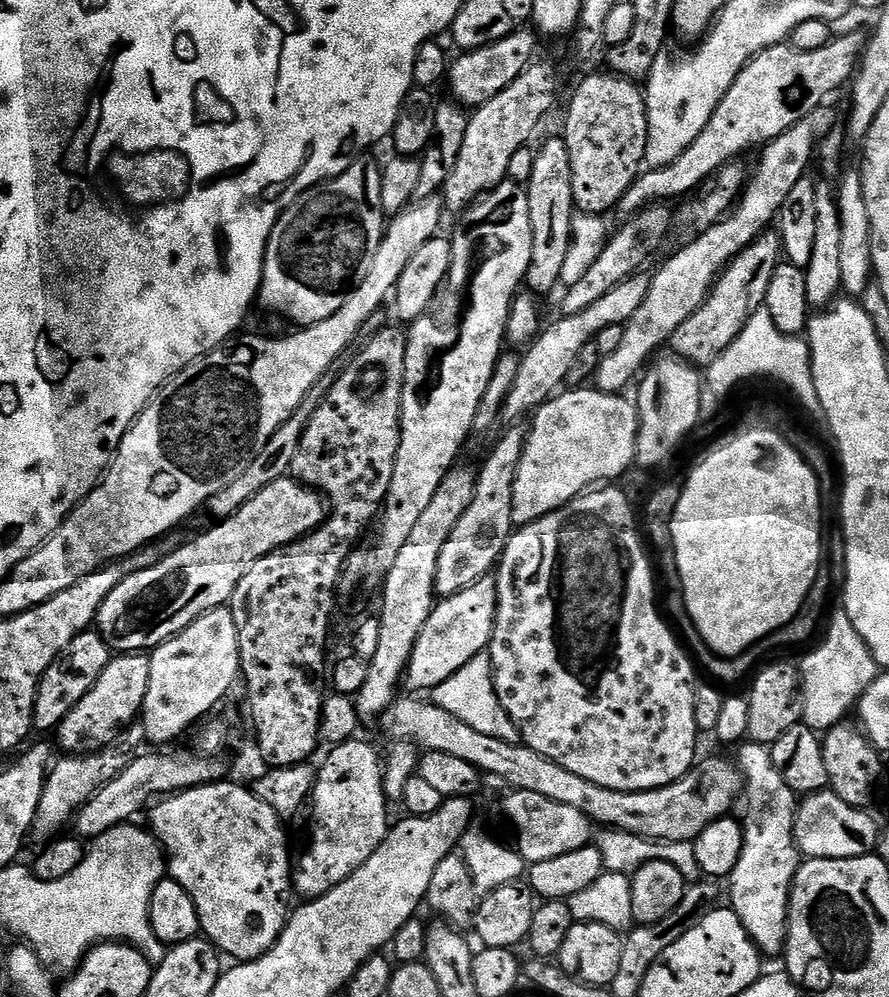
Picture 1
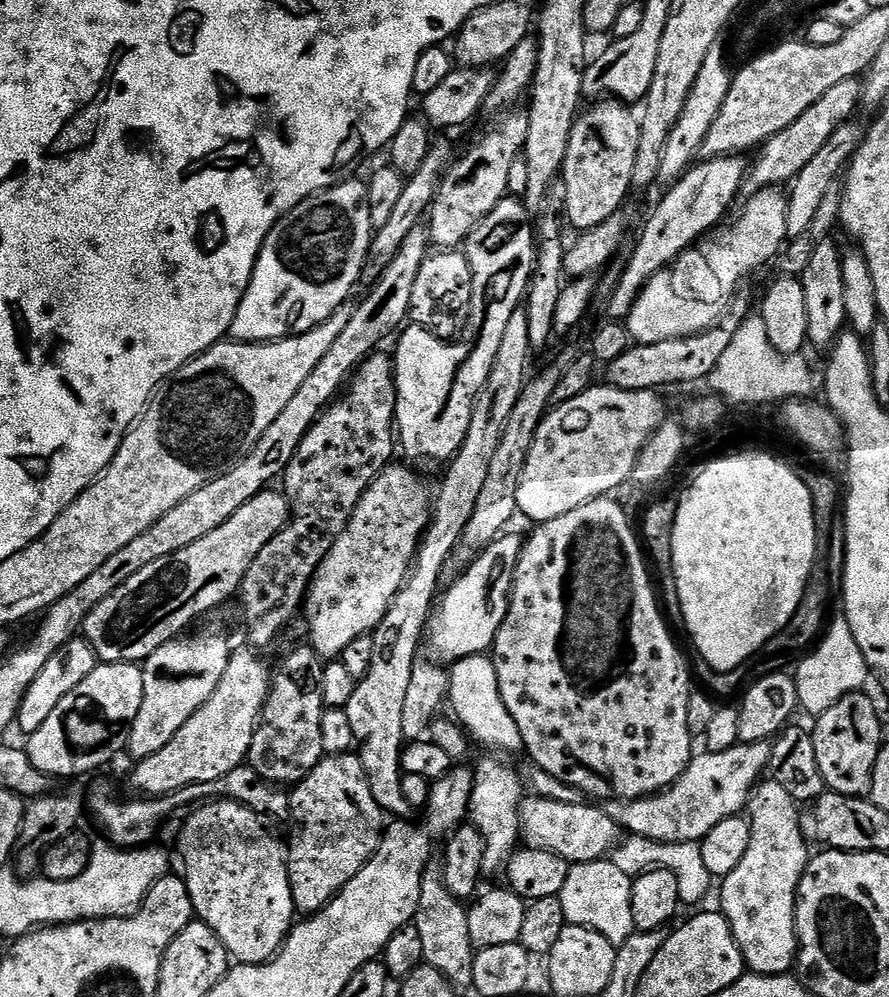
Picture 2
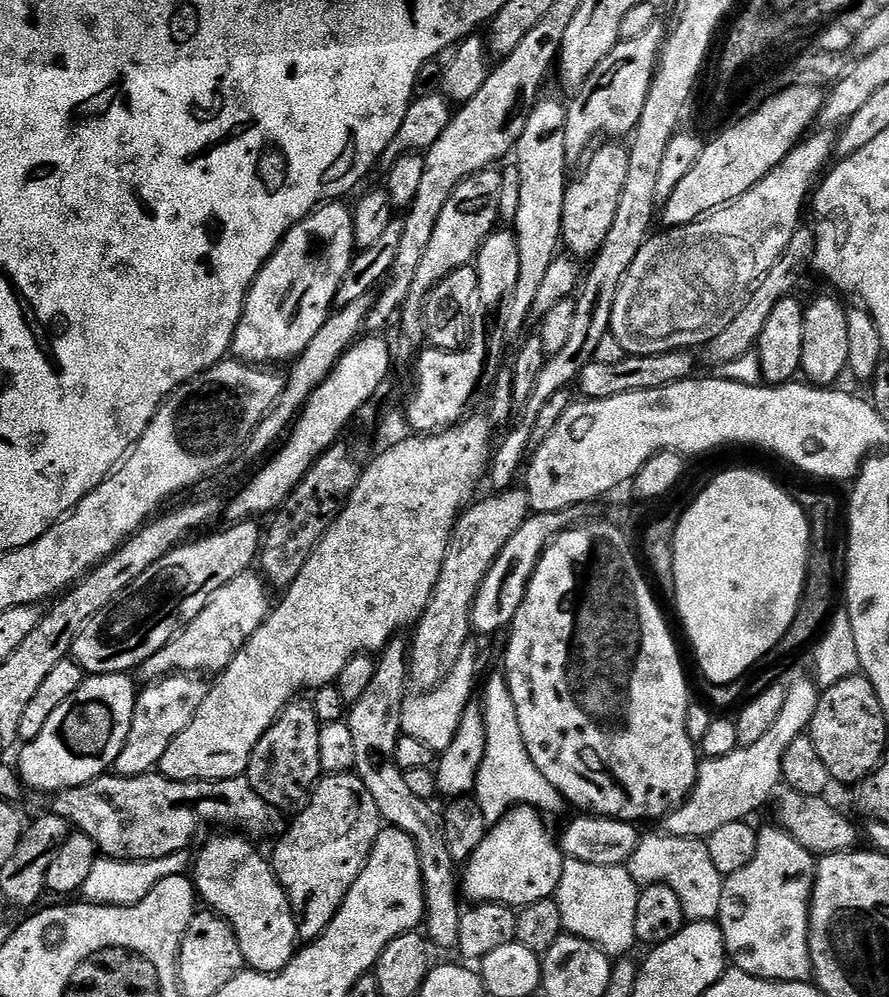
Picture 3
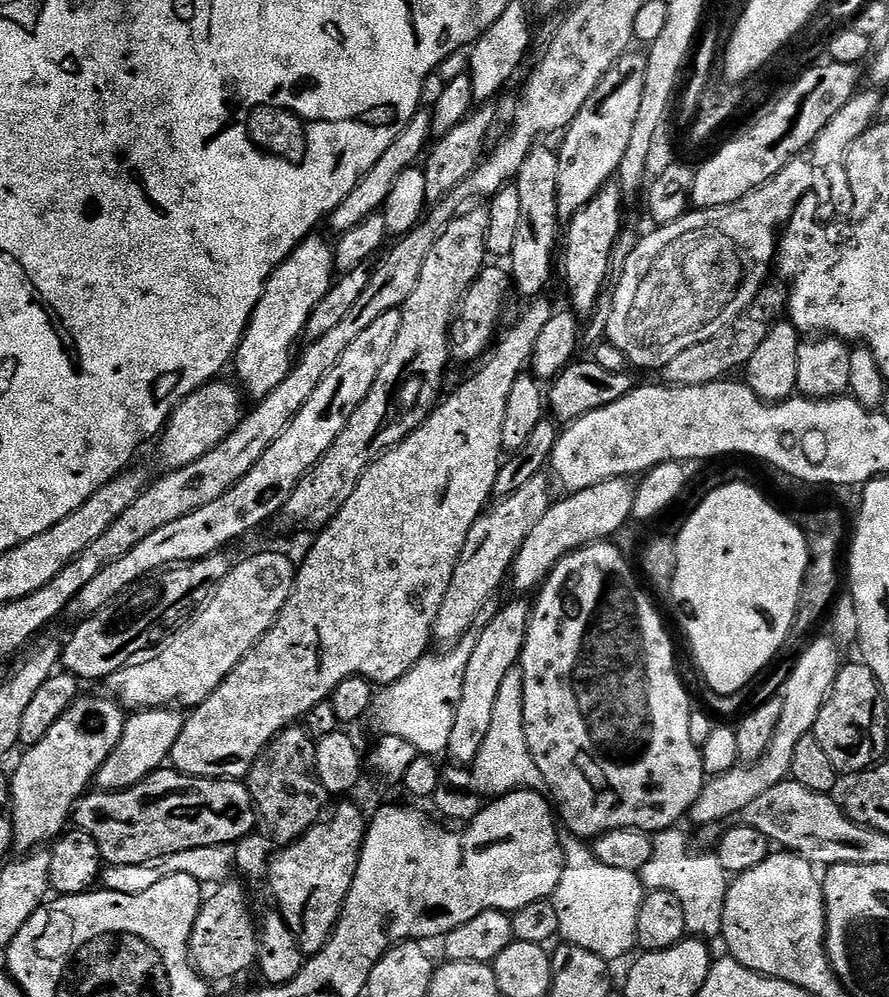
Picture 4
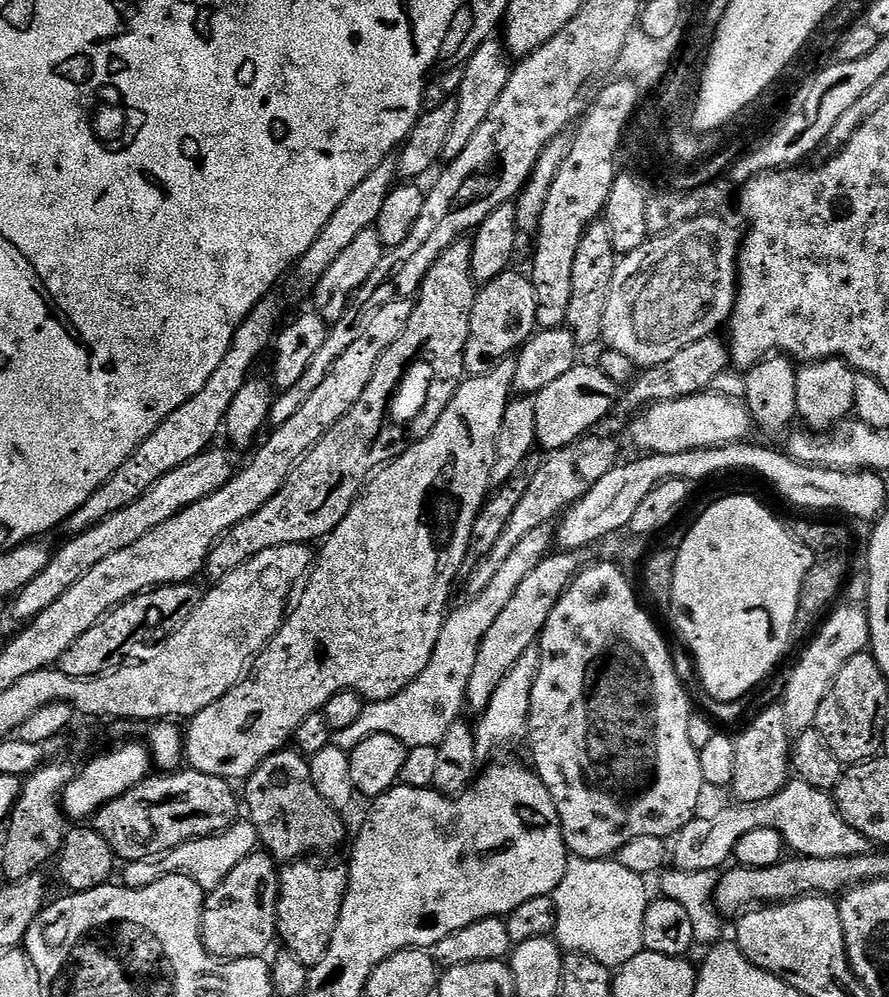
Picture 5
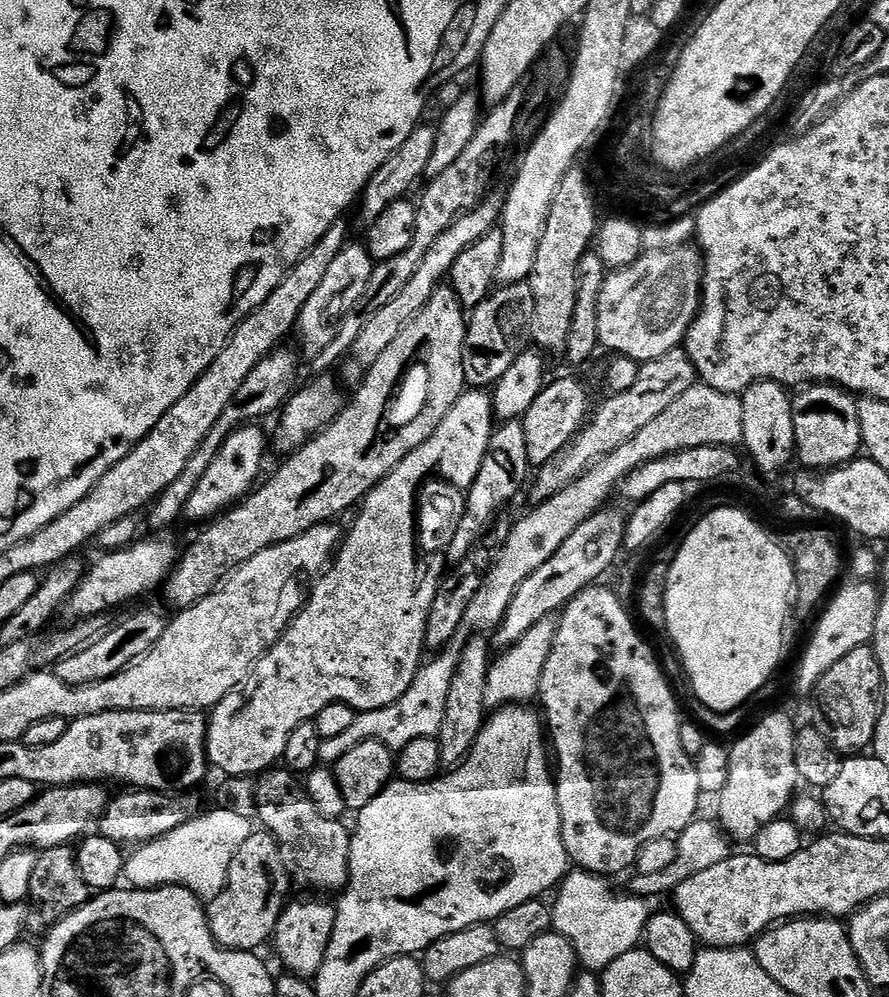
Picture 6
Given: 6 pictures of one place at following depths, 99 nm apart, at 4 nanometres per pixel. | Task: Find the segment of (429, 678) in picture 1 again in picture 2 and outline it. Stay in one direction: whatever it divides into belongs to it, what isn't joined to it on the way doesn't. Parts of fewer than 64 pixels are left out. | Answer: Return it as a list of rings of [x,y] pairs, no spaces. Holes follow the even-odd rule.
[[[512,530],[505,531],[492,545],[483,549],[480,556],[452,585],[448,593],[439,597],[432,613],[432,619],[428,621],[426,629],[426,644],[432,647],[432,652],[437,656],[439,663],[451,666],[462,658],[479,656],[491,649],[496,640],[498,630],[508,613],[508,601],[512,598],[512,579],[516,577],[516,567],[520,561],[520,555],[524,549],[524,540],[516,537]]]

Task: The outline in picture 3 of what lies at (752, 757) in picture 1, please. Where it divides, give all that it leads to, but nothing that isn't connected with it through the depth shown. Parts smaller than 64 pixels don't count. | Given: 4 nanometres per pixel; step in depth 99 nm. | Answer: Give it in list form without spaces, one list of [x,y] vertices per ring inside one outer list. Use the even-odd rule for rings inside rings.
[[[760,828],[758,850],[748,866],[724,880],[718,923],[735,971],[763,980],[811,981],[810,910],[817,861],[785,828]]]

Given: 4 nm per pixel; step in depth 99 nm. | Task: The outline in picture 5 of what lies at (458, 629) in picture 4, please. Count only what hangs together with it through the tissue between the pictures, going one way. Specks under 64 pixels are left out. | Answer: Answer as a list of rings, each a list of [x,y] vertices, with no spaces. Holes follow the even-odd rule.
[[[596,434],[585,436],[569,448],[545,455],[540,461],[540,468],[534,474],[534,478],[530,478],[530,487],[526,490],[526,494],[522,494],[522,502],[518,502],[498,542],[494,542],[487,558],[473,567],[476,569],[473,570],[472,577],[468,580],[469,593],[475,594],[486,590],[486,586],[490,586],[490,578],[498,574],[498,566],[506,562],[507,555],[514,550],[514,546],[518,546],[518,542],[522,542],[522,538],[526,538],[526,534],[530,534],[530,530],[538,530],[551,525],[564,509],[571,508],[574,502],[583,498],[586,490],[590,490],[590,486],[594,486],[598,478],[610,474],[610,470],[614,470],[617,463],[615,446],[608,440],[599,440]]]

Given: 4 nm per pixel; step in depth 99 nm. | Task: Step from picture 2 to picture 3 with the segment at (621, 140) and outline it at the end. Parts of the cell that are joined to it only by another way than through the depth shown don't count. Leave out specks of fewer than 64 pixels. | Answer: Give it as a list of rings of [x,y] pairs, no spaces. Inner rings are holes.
[[[601,143],[587,157],[583,165],[584,173],[577,180],[575,177],[566,190],[562,206],[562,244],[577,258],[596,256],[602,244],[606,242],[606,234],[610,234],[614,217],[618,215],[618,204],[622,202],[622,186],[626,186],[626,174],[630,171],[628,148],[620,144],[623,143]]]

